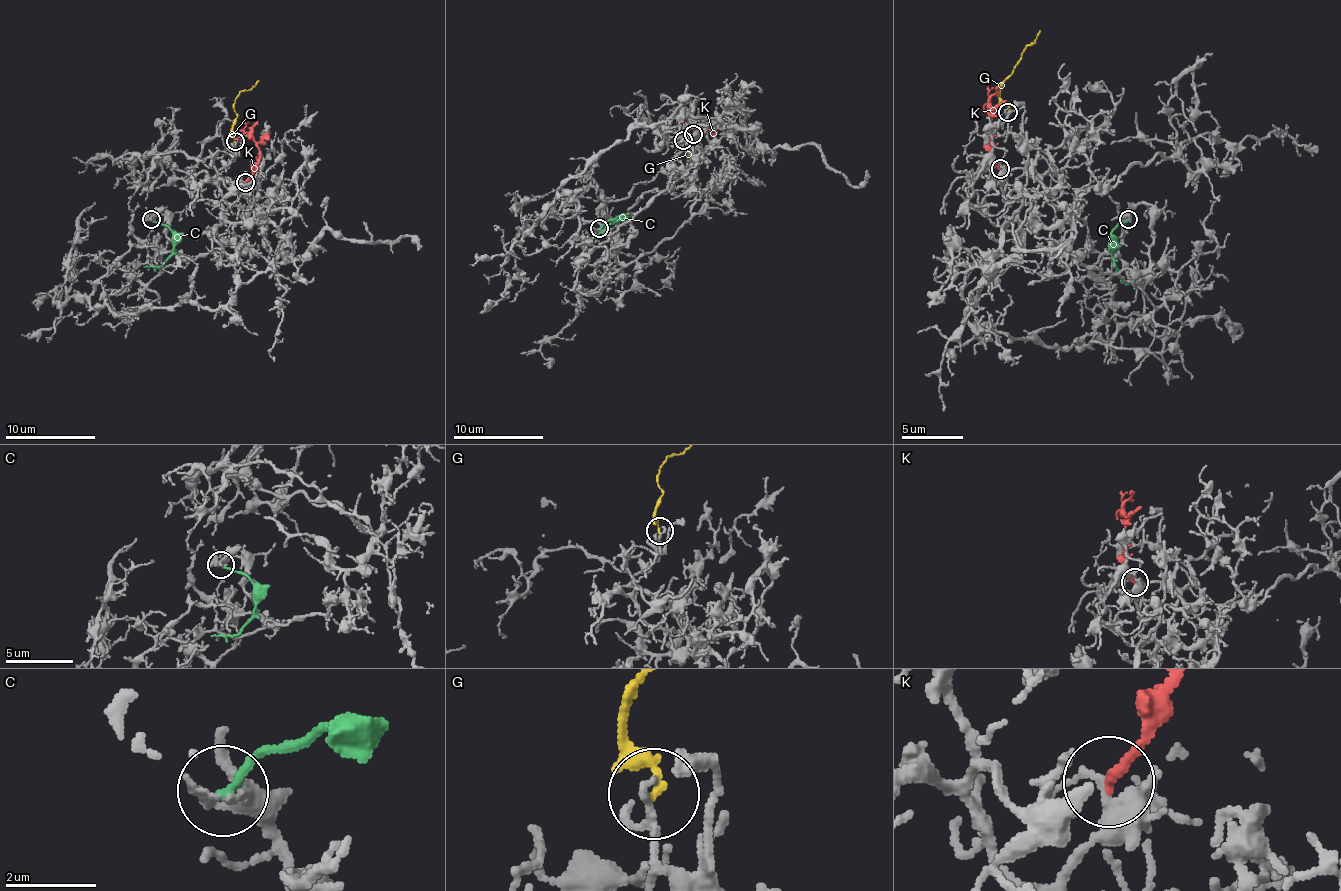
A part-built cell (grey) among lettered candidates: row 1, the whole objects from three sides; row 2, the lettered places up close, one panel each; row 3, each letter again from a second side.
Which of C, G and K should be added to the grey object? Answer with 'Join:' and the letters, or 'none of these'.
Join: K

